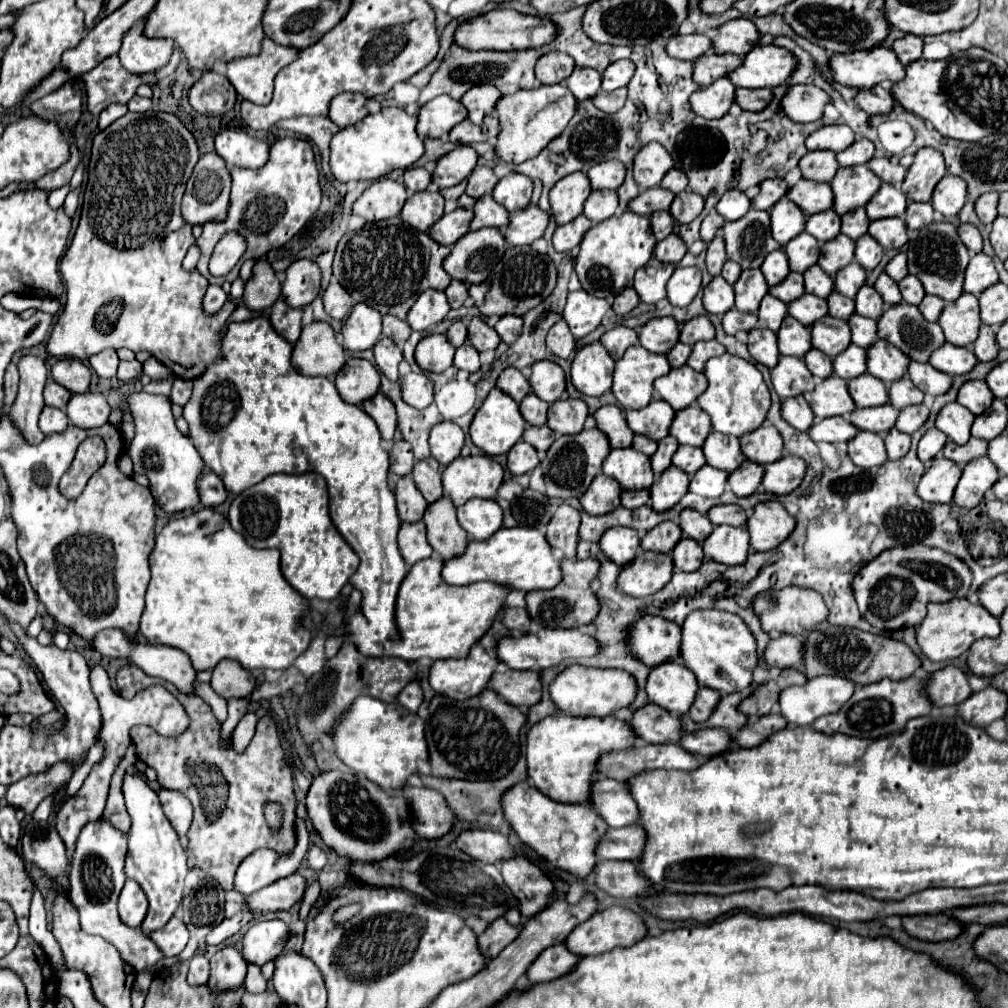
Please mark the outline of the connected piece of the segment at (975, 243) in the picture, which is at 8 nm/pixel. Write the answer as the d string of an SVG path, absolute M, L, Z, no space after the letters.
M961 224L959 226L959 238L963 240L963 244L969 248L971 254L979 254L983 248L983 238L979 234L979 230L973 224Z

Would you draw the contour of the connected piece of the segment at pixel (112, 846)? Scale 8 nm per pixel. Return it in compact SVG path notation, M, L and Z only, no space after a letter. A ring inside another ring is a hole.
M103 818L85 824L75 842L75 854L71 858L69 900L79 912L81 928L87 934L103 936L107 942L115 944L115 948L121 952L121 958L139 972L159 962L163 954L141 928L129 928L127 924L121 922L117 914L117 898L127 880L125 870L123 870L125 856L127 856L127 834L125 832L117 830L109 820L103 820Z

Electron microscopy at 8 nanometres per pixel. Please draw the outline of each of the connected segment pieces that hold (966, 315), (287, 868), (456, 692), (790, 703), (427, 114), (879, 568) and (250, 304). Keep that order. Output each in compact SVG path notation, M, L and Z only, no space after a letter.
M961 294L961 300L945 304L945 312L939 318L945 338L953 346L969 346L979 336L979 300L973 294Z
M297 818L297 846L291 854L269 852L267 848L249 854L237 868L233 888L243 896L249 896L285 876L291 876L301 866L309 850L309 832L305 822Z
M475 644L467 658L435 662L429 674L429 682L431 688L439 694L453 700L465 700L487 688L497 666L499 658L491 656L483 646Z
M817 676L805 686L791 686L779 696L783 718L793 726L813 724L813 720L835 714L855 692L855 684L841 676Z
M437 96L421 106L417 118L417 132L421 138L441 138L467 118L467 110L461 100L455 100L451 96Z
M923 544L891 548L871 560L853 582L855 600L859 612L867 622L879 630L899 630L905 626L917 628L927 614L929 602L949 602L953 598L965 598L971 588L971 570L969 566L939 548L927 548Z
M257 260L253 274L245 284L243 302L249 310L267 310L281 296L281 282L277 280L267 260Z

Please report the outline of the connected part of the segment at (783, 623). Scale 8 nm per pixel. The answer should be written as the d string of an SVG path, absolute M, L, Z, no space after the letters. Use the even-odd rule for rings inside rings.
M797 586L763 592L761 596L755 598L753 608L755 608L755 612L757 612L759 620L761 620L761 626L765 628L765 632L771 638L777 638L781 634L805 634L805 632L811 632L815 626L825 622L827 616L829 616L829 608L825 606L819 592L797 588Z

